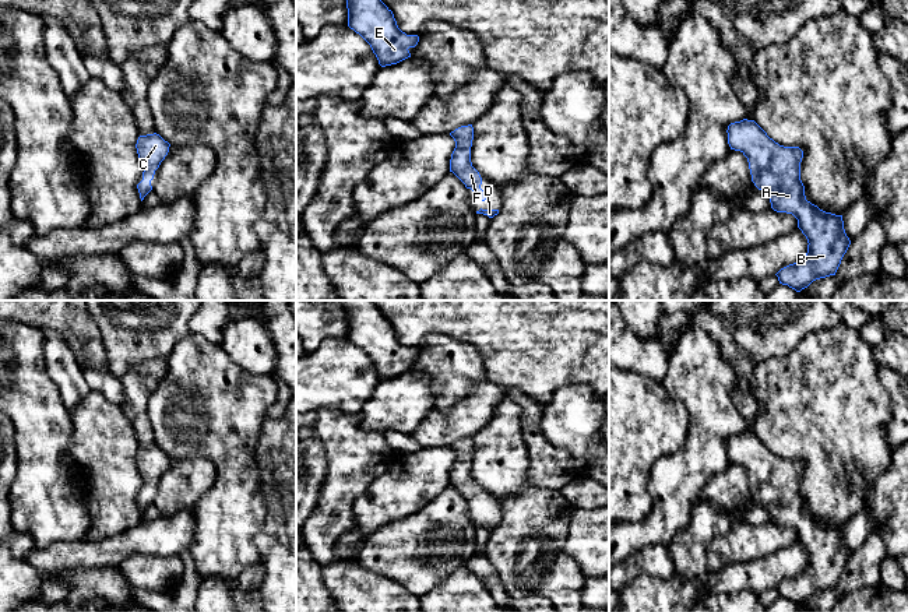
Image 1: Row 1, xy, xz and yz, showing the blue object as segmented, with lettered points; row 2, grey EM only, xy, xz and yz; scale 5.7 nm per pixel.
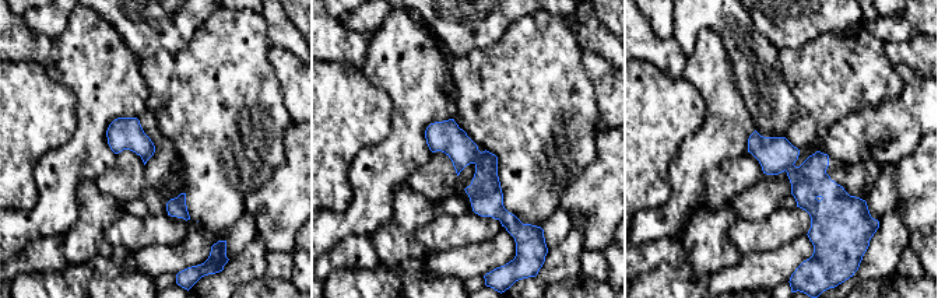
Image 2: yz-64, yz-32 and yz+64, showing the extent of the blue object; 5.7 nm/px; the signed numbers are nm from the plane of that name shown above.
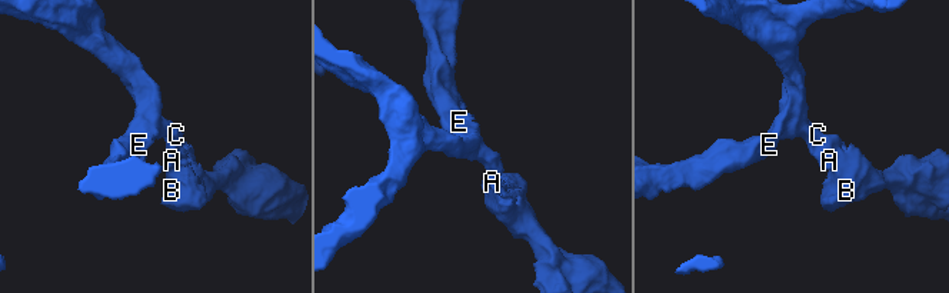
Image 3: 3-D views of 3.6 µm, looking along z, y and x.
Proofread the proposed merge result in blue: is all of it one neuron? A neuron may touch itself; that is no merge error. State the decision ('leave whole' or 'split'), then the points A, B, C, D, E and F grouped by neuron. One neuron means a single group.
leave whole | A B C D E F

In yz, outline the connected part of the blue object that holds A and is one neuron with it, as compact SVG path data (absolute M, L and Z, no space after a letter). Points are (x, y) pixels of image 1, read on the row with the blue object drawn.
M754 120L731 123L726 133L731 150L747 158L752 182L768 196L771 208L792 214L807 239L806 256L775 274L779 284L800 292L816 279L835 275L851 240L842 215L826 212L806 200L800 180L803 151L779 145Z

